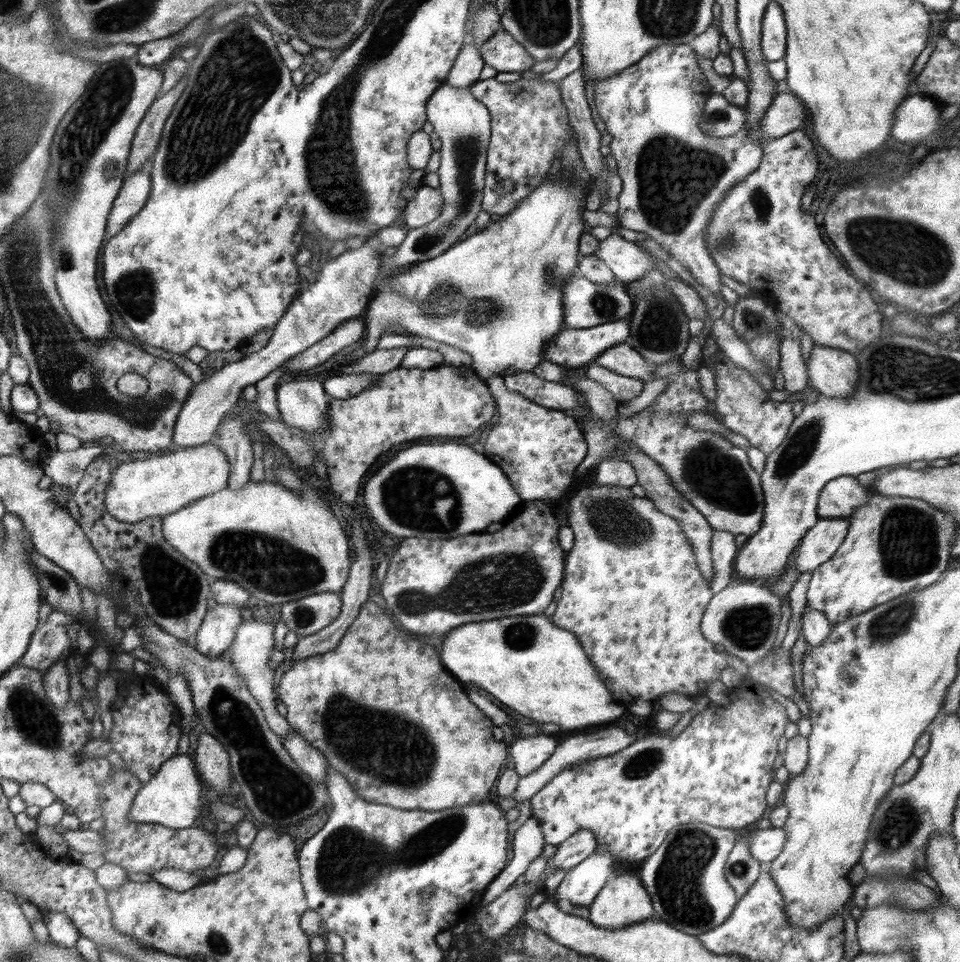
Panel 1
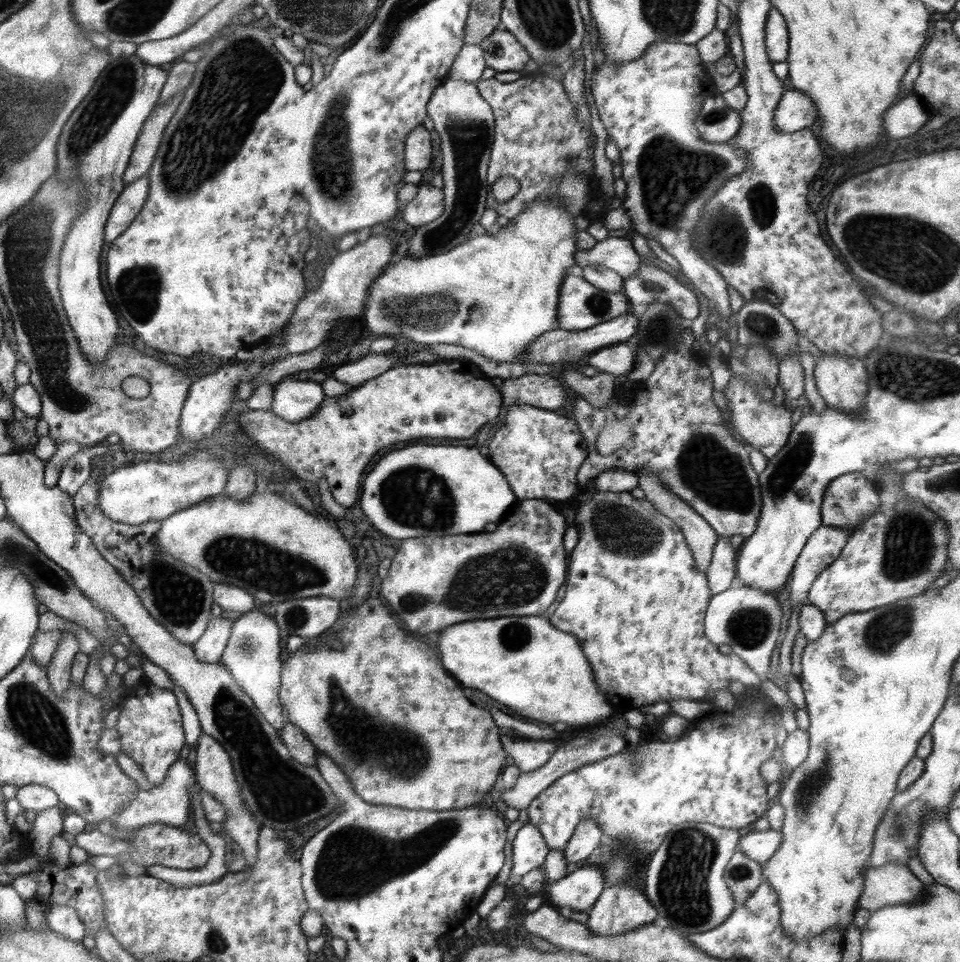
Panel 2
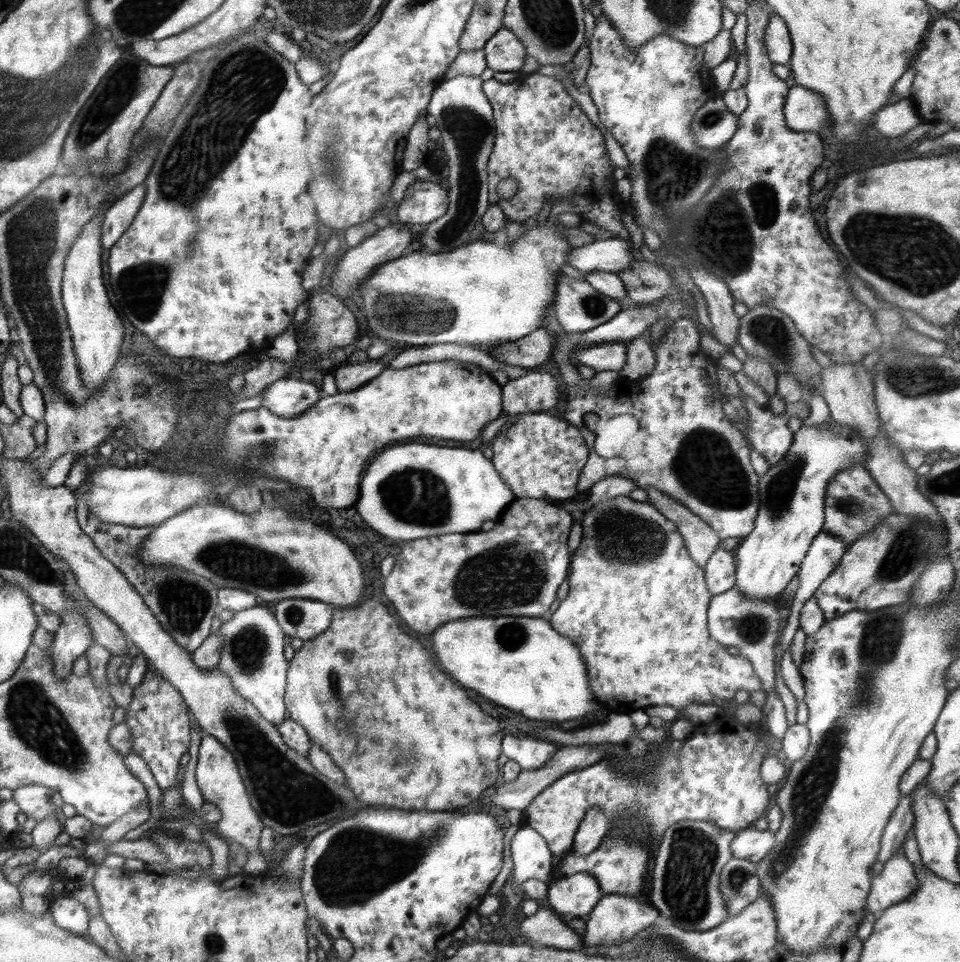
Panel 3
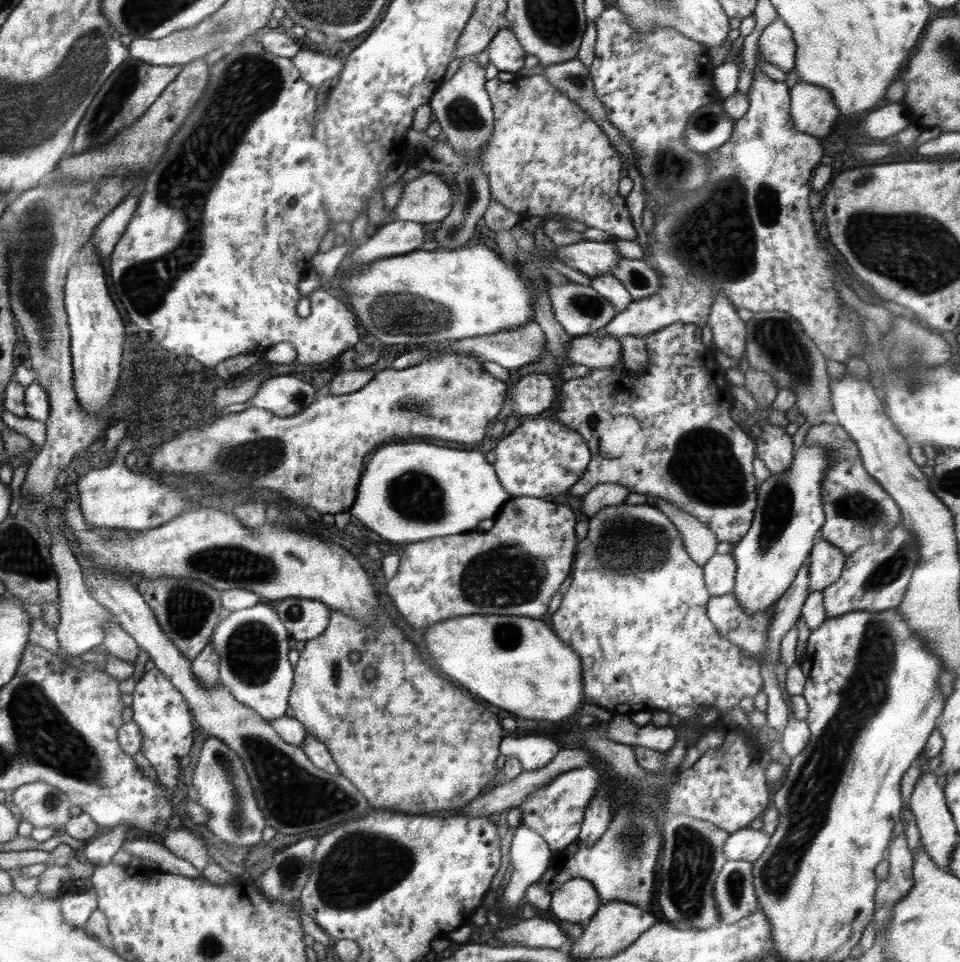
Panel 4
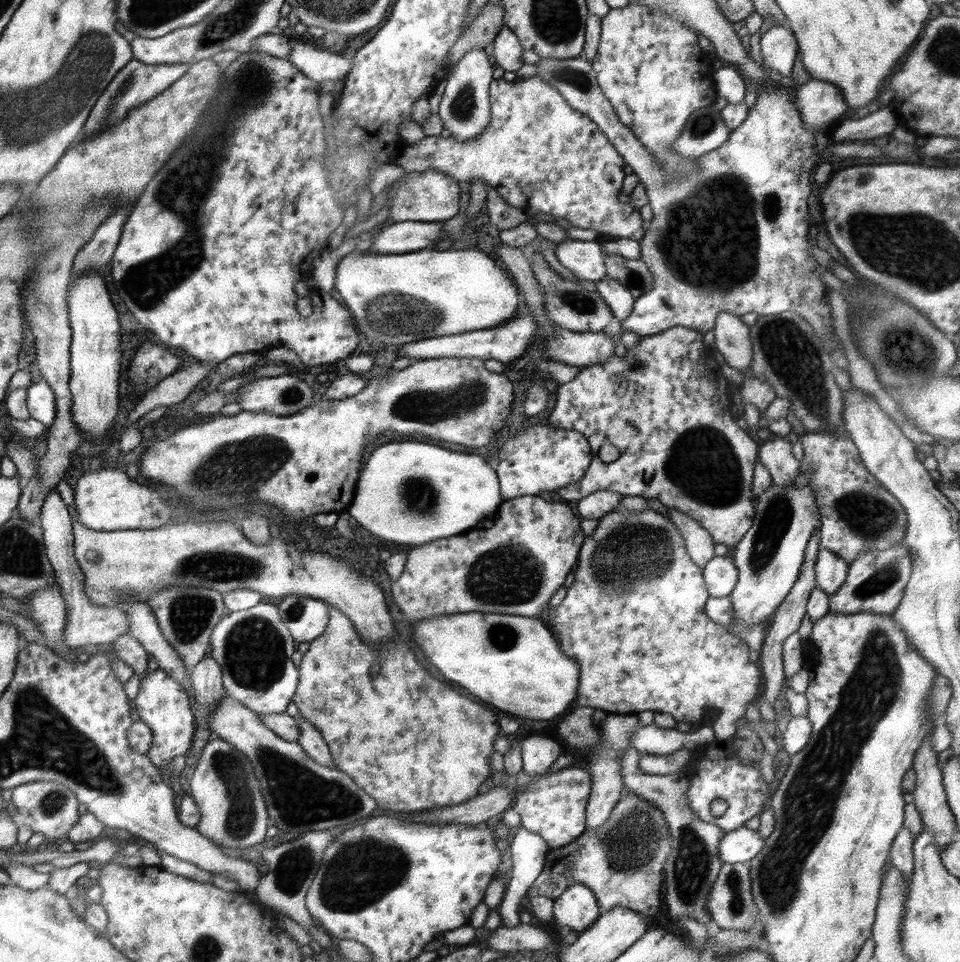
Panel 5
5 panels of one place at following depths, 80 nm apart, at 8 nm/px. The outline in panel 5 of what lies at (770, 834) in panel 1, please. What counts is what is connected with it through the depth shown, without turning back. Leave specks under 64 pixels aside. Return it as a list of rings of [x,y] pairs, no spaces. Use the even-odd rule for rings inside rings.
[[[740,827],[725,832],[719,842],[719,857],[724,864],[749,862],[762,850],[765,840],[757,830]]]

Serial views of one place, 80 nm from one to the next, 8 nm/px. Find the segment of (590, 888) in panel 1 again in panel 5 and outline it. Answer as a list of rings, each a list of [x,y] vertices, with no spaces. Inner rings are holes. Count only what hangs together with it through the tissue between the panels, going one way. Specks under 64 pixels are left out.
[[[575,882],[553,899],[553,922],[578,934],[590,928],[601,913],[595,894],[580,883]]]

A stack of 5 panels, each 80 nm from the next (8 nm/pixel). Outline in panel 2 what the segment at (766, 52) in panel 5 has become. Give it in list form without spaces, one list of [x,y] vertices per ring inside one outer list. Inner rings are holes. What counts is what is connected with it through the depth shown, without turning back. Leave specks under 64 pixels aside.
[[[773,6],[765,24],[765,48],[772,62],[782,62],[787,59],[788,39],[789,32],[784,16]]]

